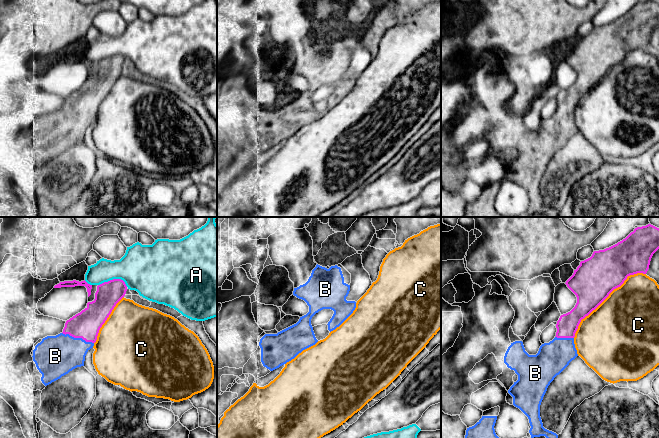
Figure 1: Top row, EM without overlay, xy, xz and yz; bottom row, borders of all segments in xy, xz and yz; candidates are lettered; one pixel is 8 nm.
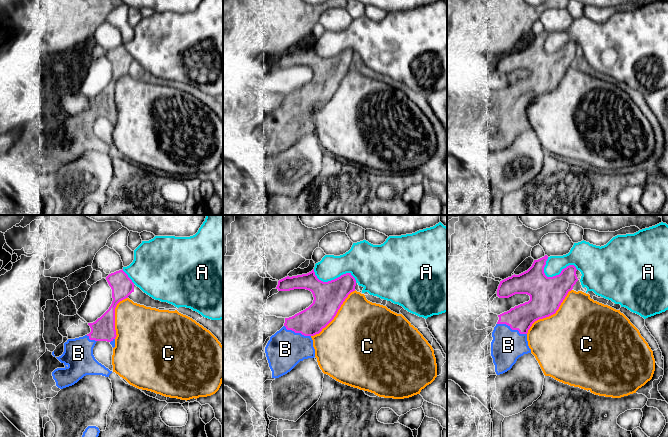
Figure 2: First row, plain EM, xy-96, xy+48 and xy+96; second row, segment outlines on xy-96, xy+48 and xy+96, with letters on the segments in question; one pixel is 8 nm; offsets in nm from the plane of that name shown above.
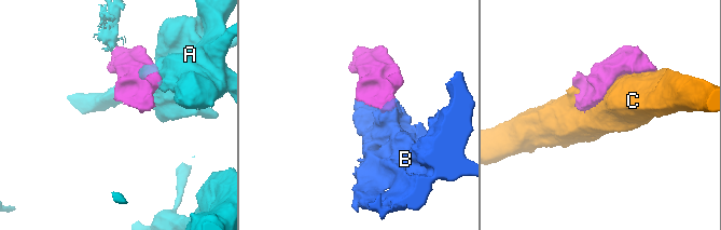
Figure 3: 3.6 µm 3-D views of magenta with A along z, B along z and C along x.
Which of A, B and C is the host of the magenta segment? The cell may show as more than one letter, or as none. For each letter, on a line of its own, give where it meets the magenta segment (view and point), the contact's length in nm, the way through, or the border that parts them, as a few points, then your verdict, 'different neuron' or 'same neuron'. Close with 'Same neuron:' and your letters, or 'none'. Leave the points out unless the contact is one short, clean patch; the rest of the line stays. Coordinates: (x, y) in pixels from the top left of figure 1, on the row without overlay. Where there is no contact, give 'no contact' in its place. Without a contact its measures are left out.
A: xy (113, 55) | 240 nm | different neuron
B: xy (78, 113) | 280 nm | same neuron
C: yz (605, 74) | 800 nm | different neuron
Same neuron: B

